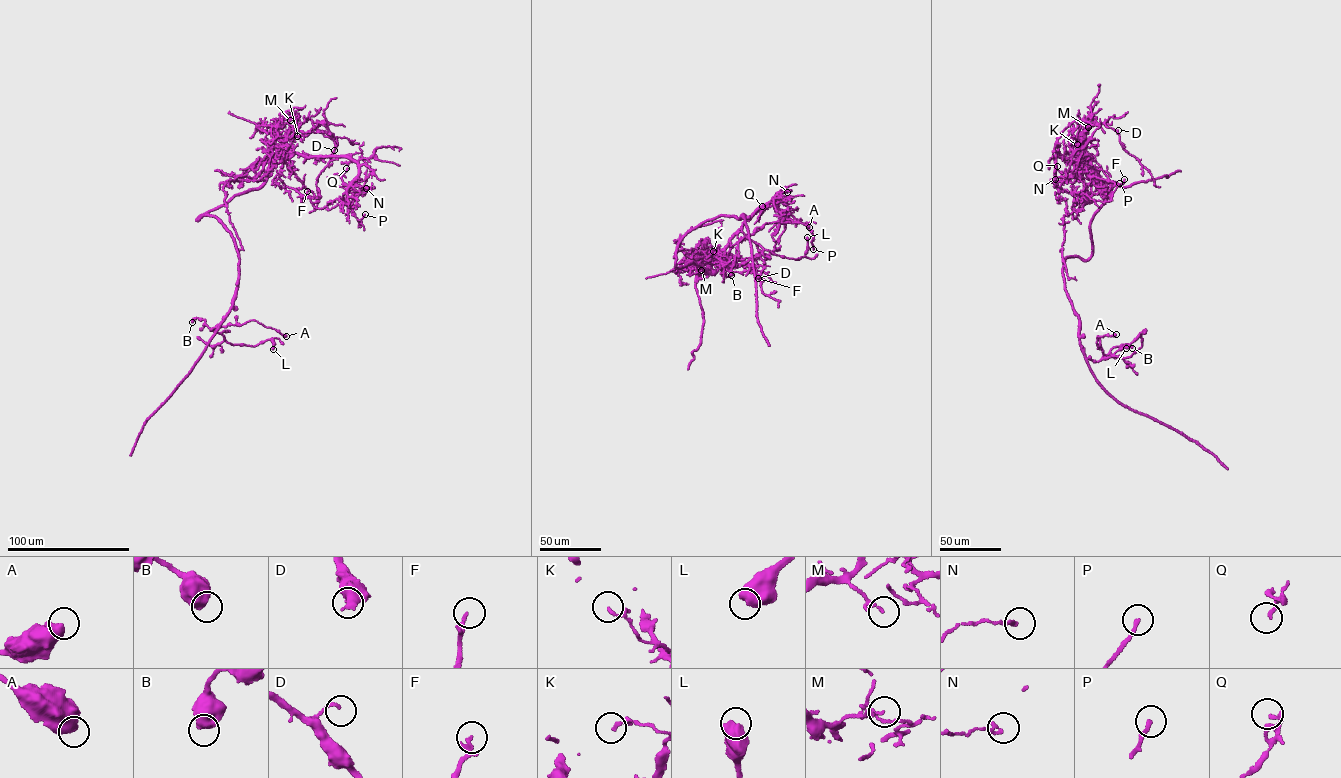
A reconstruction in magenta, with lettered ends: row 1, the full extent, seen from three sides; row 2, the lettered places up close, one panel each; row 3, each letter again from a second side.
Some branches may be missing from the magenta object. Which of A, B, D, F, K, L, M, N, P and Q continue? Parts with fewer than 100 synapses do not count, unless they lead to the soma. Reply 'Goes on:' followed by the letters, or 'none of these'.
Goes on: none of these

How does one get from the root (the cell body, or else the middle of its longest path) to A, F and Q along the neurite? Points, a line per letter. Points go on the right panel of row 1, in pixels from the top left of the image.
A: (1081, 258), (1068, 256), (1062, 271), (1086, 357), (1099, 361), (1104, 355), (1097, 336), (1116, 334)
F: (1081, 258), (1092, 253), (1090, 224), (1105, 200), (1083, 161), (1090, 176), (1119, 185), (1124, 179)
Q: (1081, 258), (1092, 253), (1102, 187), (1082, 159), (1056, 155), (1062, 182), (1057, 166)

